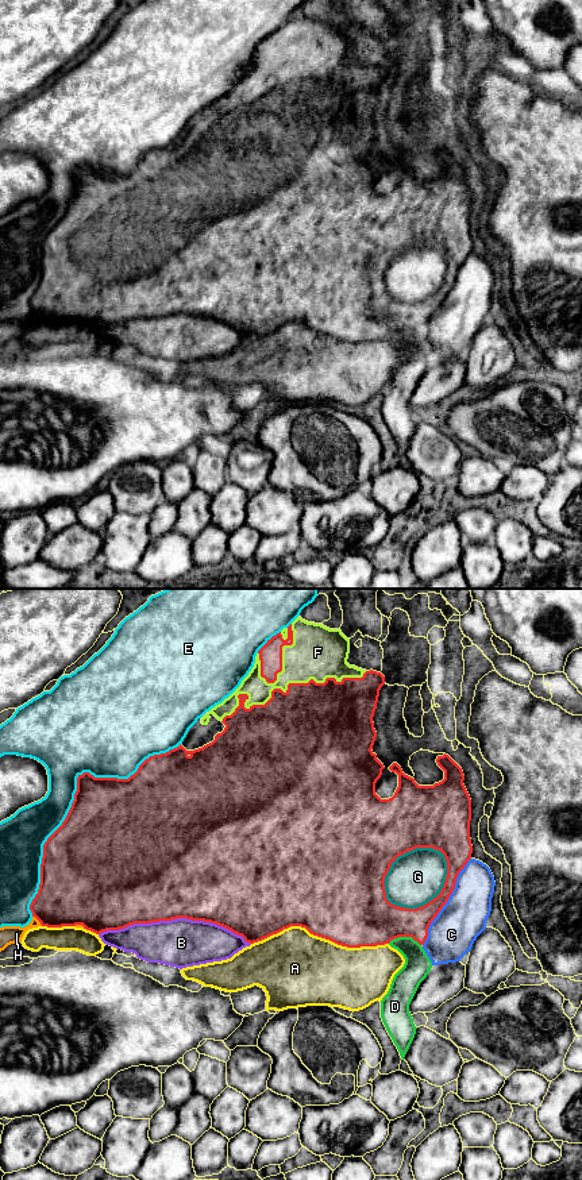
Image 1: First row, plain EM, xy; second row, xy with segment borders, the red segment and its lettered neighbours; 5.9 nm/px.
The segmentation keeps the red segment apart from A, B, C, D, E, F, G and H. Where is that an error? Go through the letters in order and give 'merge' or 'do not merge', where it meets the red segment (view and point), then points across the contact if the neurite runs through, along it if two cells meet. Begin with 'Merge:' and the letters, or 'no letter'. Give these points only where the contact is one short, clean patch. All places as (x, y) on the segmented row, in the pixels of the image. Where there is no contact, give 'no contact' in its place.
Merge: F, G
A: do not merge | xy (319, 936)
B: do not merge | xy (174, 918)
C: do not merge | xy (447, 899)
D: do not merge | xy (404, 936)
E: do not merge | xy (74, 795)
F: merge | xy (280, 689)
G: merge | xy (400, 855)
H: do not merge | xy (38, 920)

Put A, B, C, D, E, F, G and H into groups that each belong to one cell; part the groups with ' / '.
A / B / C / D / E / F G / H

